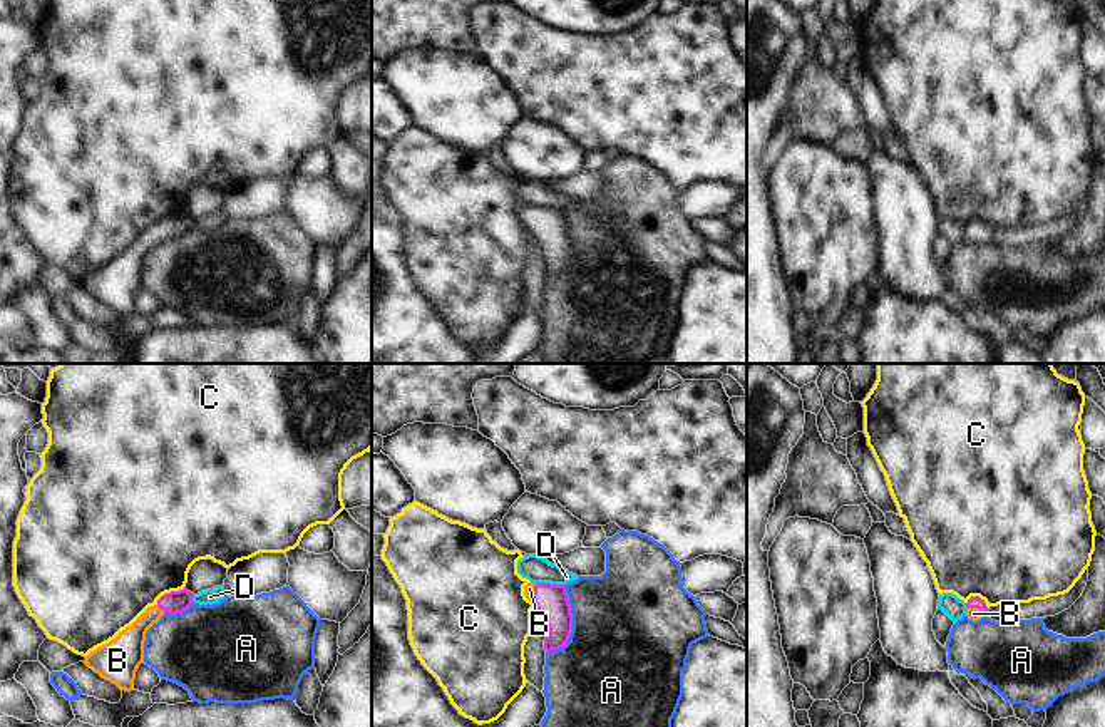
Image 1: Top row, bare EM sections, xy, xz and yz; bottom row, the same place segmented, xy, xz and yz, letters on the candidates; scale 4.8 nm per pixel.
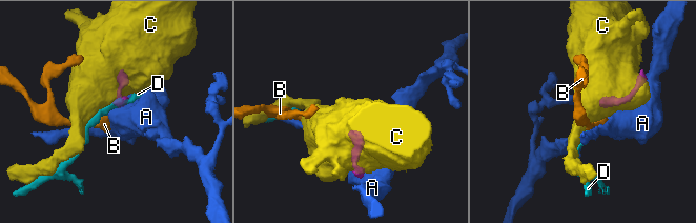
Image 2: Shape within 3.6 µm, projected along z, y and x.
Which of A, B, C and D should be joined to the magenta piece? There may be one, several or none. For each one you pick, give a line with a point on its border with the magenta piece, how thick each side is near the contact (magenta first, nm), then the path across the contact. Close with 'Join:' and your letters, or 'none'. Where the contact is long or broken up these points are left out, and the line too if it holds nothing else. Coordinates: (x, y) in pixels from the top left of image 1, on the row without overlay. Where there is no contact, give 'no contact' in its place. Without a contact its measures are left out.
B: meets magenta in yz at (976, 232); 60 nm thick on the magenta side, 60 nm on the other; runs through yz (975, 226), (976, 232), (973, 238)
Join: B

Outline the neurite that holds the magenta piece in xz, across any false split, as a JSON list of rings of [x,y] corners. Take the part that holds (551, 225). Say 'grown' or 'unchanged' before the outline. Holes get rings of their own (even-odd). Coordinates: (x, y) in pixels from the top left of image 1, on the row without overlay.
grown | [[[527,208],[524,219],[536,229],[549,255],[544,265],[546,278],[563,273],[573,256],[573,238],[564,209]]]

